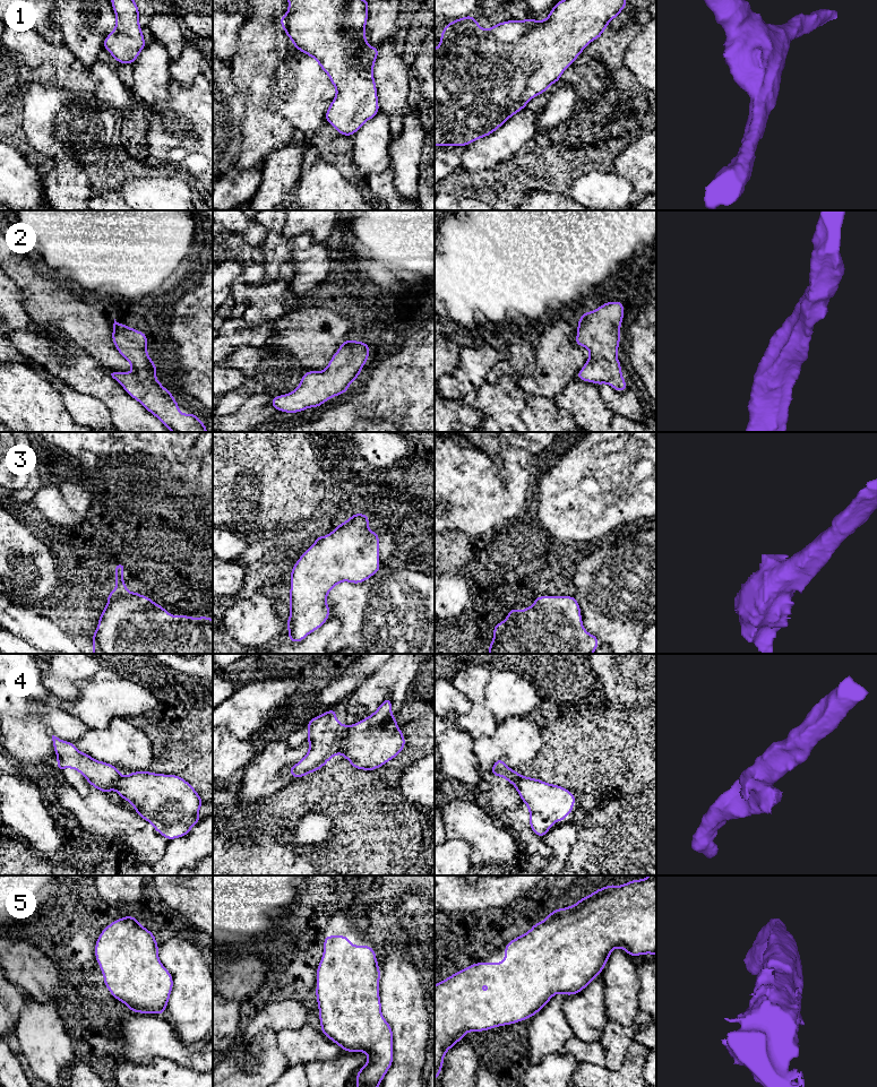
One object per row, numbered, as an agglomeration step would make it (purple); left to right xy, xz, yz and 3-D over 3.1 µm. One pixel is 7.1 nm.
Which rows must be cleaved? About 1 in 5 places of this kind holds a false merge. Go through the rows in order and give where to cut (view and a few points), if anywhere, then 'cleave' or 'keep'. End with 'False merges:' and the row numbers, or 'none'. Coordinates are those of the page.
1: no cut | keep
2: no cut | keep
3: no cut | keep
4: xz (347, 726), (342, 735), (341, 745), (337, 751) | cleave
5: no cut | keep
False merges: 4

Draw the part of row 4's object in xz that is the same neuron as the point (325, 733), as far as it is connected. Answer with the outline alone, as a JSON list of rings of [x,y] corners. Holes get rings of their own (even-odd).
[[[329,709],[307,723],[309,751],[287,769],[294,779],[319,770],[338,753],[347,726],[336,721],[336,713],[337,709]]]

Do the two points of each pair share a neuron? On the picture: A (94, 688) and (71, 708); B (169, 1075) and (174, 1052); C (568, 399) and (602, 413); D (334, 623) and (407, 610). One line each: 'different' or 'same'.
A: same
B: different
C: same
D: different

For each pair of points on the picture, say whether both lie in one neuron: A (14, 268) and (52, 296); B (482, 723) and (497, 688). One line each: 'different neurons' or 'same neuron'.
A: same neuron
B: different neurons

